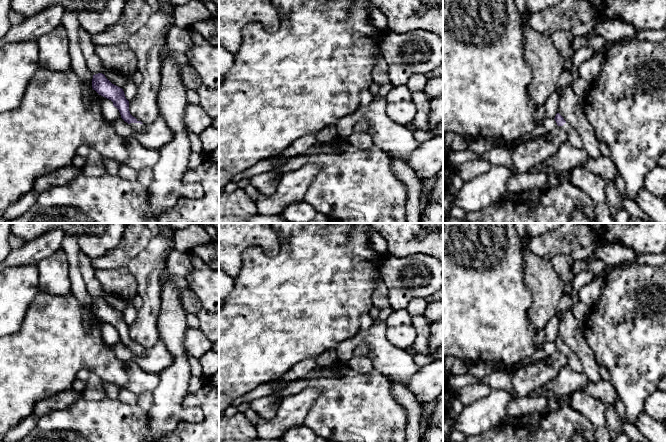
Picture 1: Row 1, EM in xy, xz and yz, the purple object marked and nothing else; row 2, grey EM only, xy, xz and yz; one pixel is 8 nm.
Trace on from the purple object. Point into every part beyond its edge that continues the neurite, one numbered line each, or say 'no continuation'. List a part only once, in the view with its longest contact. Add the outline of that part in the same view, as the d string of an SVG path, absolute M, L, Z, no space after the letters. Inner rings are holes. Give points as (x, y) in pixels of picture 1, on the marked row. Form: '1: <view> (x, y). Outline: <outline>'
1: xy (136, 126). Outline: M130 123L129 125L136 131L141 131L145 127L145 124L140 123Z

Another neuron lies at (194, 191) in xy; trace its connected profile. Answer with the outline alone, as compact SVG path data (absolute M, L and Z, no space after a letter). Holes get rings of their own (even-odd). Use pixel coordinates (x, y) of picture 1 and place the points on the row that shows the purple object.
M166 35L161 49L161 82L157 104L159 116L164 119L173 136L159 150L160 158L152 168L154 180L147 188L148 212L145 222L155 215L160 217L172 209L181 196L199 199L204 195L200 184L183 182L183 176L189 170L189 158L192 154L190 131L184 121L188 104L188 86L173 58L173 52L167 43Z

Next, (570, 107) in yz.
M572 85L560 86L562 95L559 100L558 113L570 123L579 133L583 148L589 157L597 159L603 155L599 149L599 142L589 124L583 109L583 101L573 91Z

